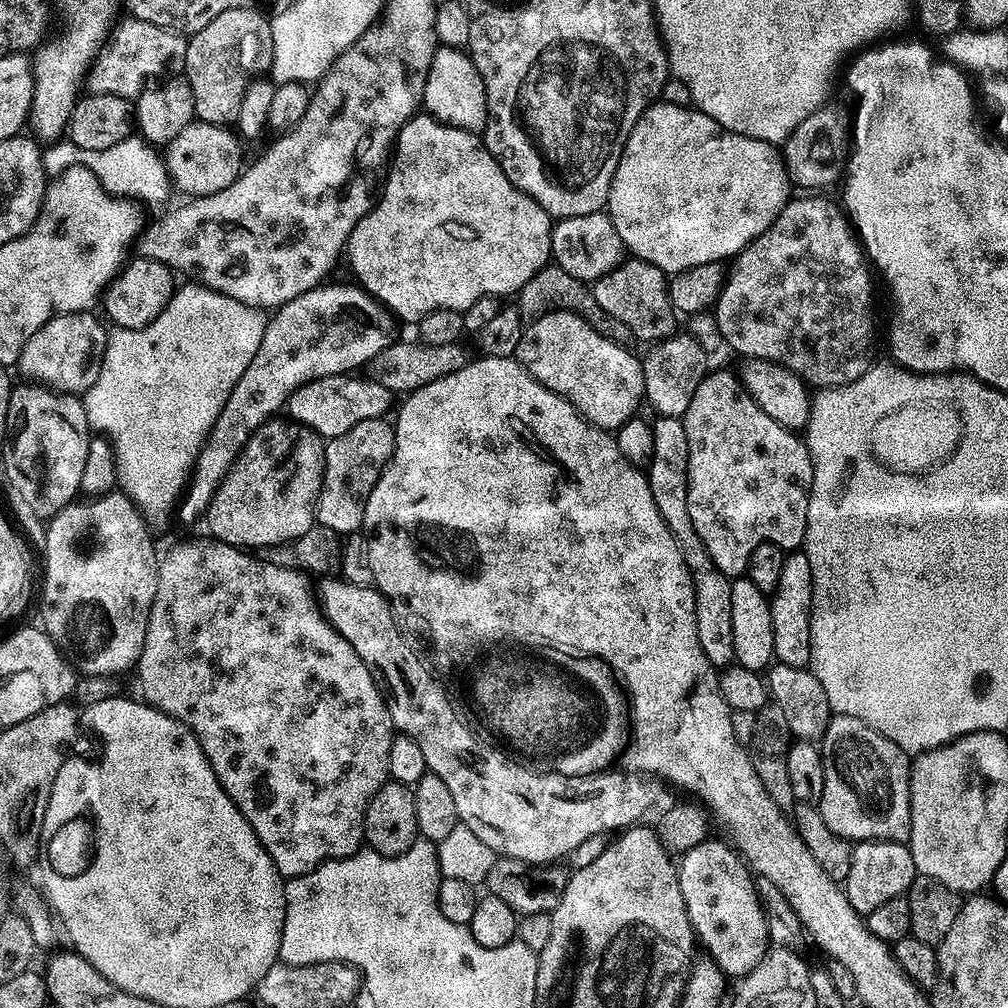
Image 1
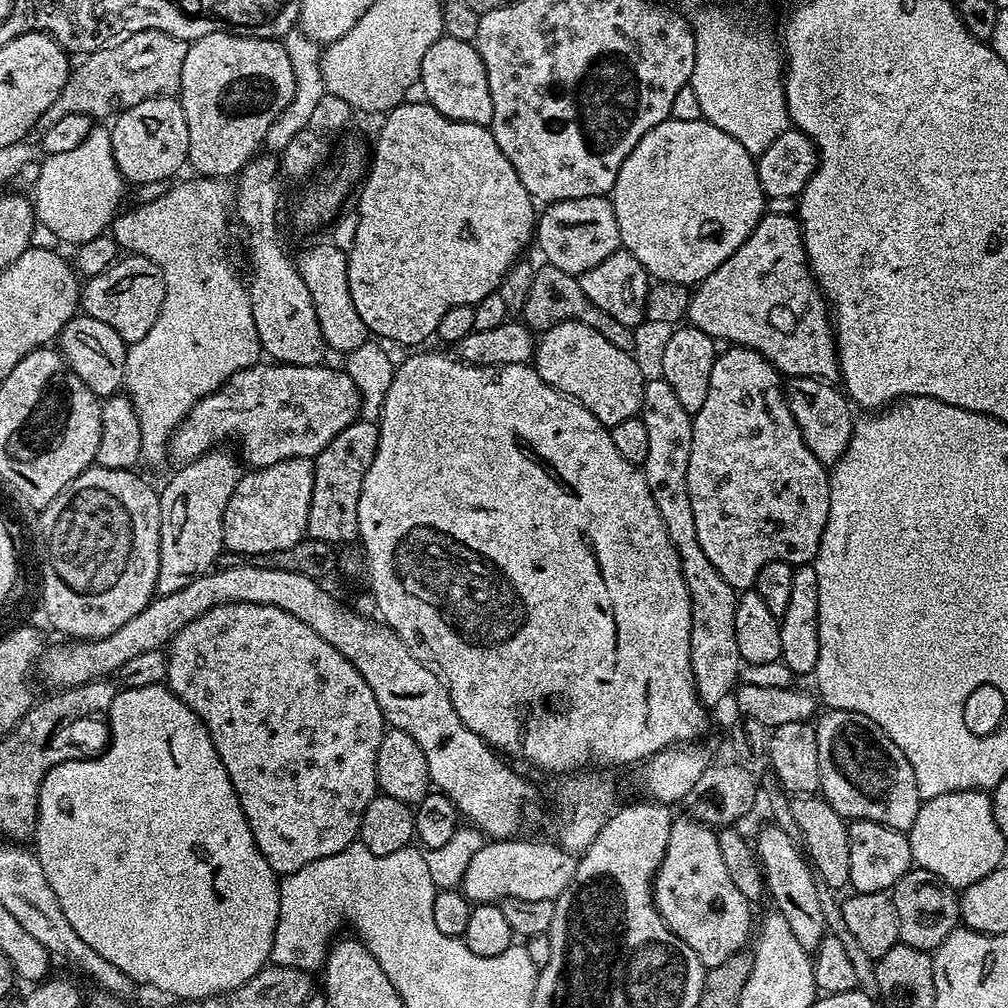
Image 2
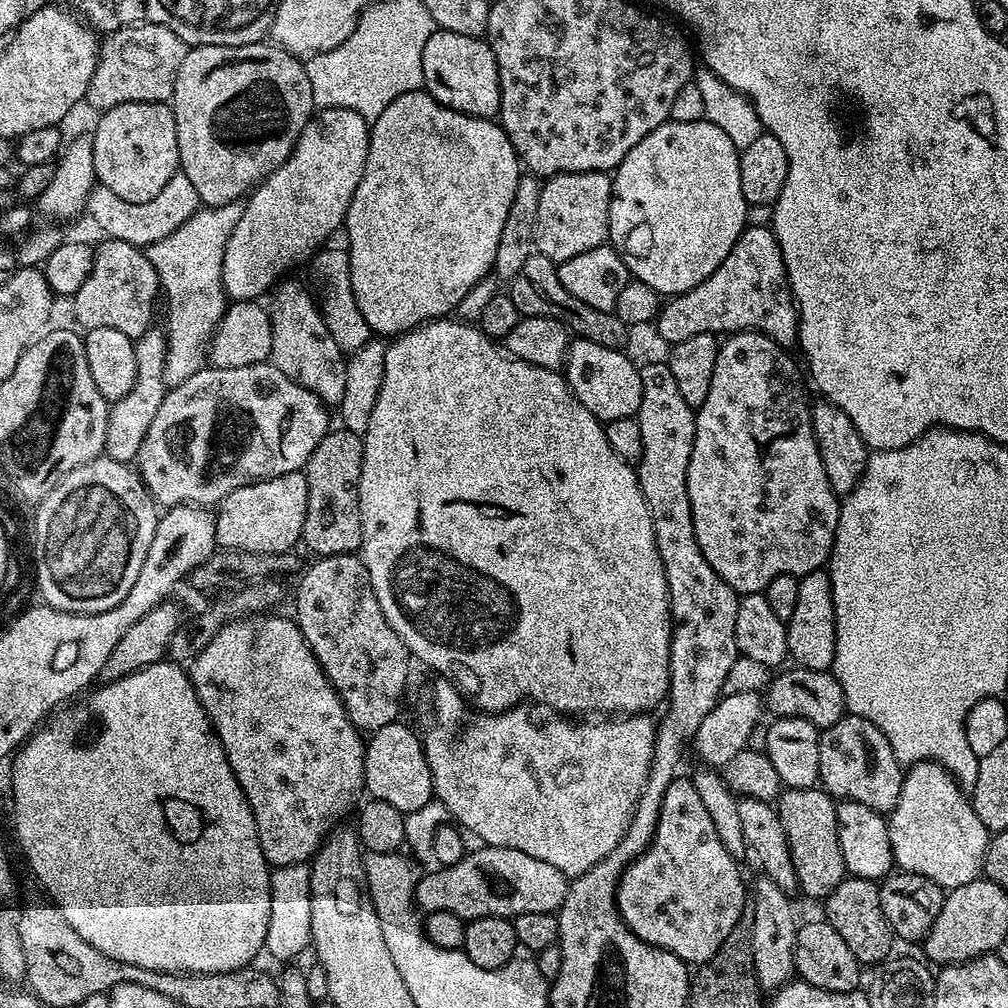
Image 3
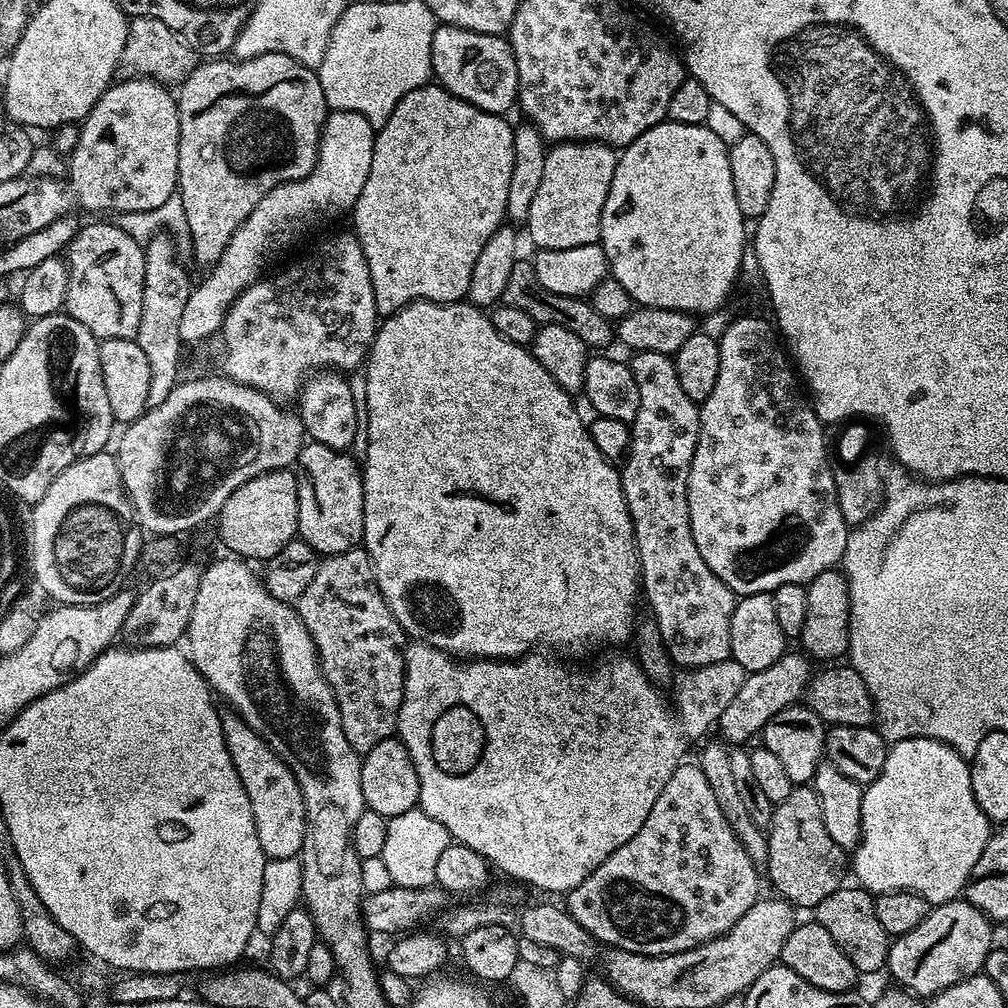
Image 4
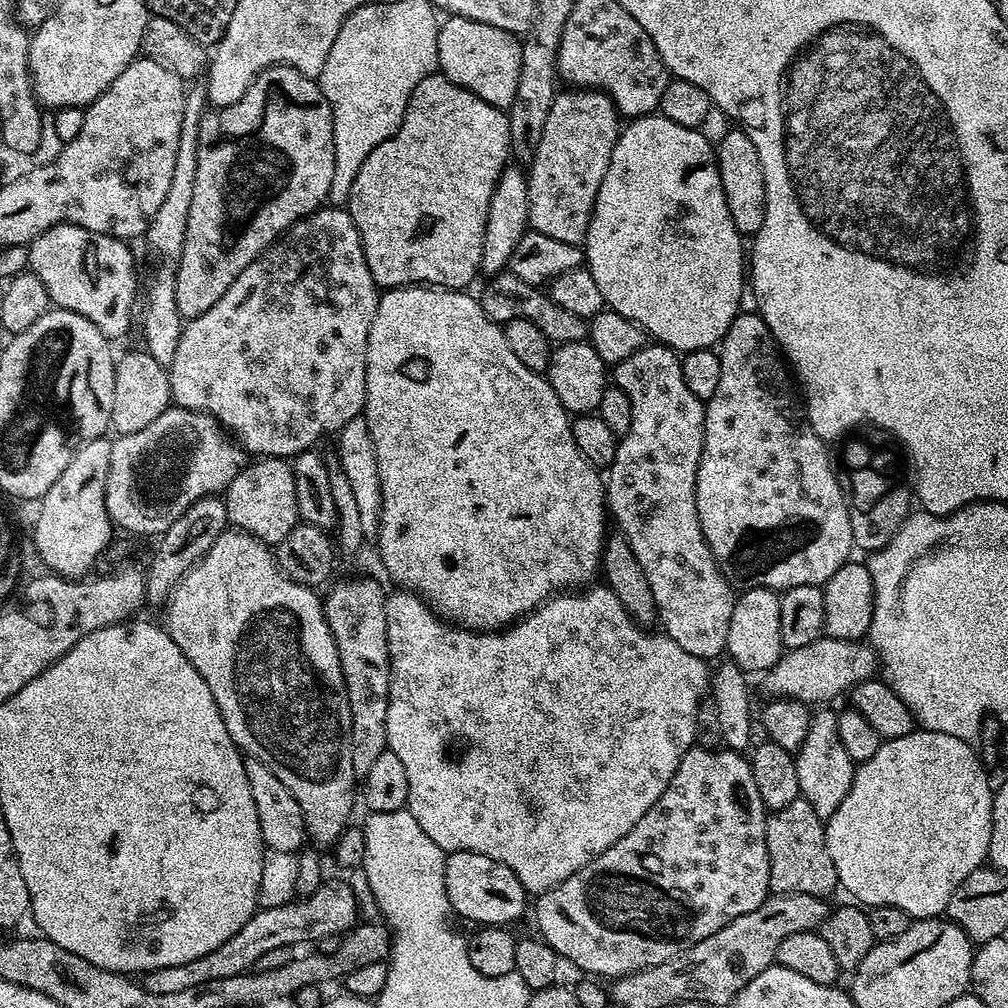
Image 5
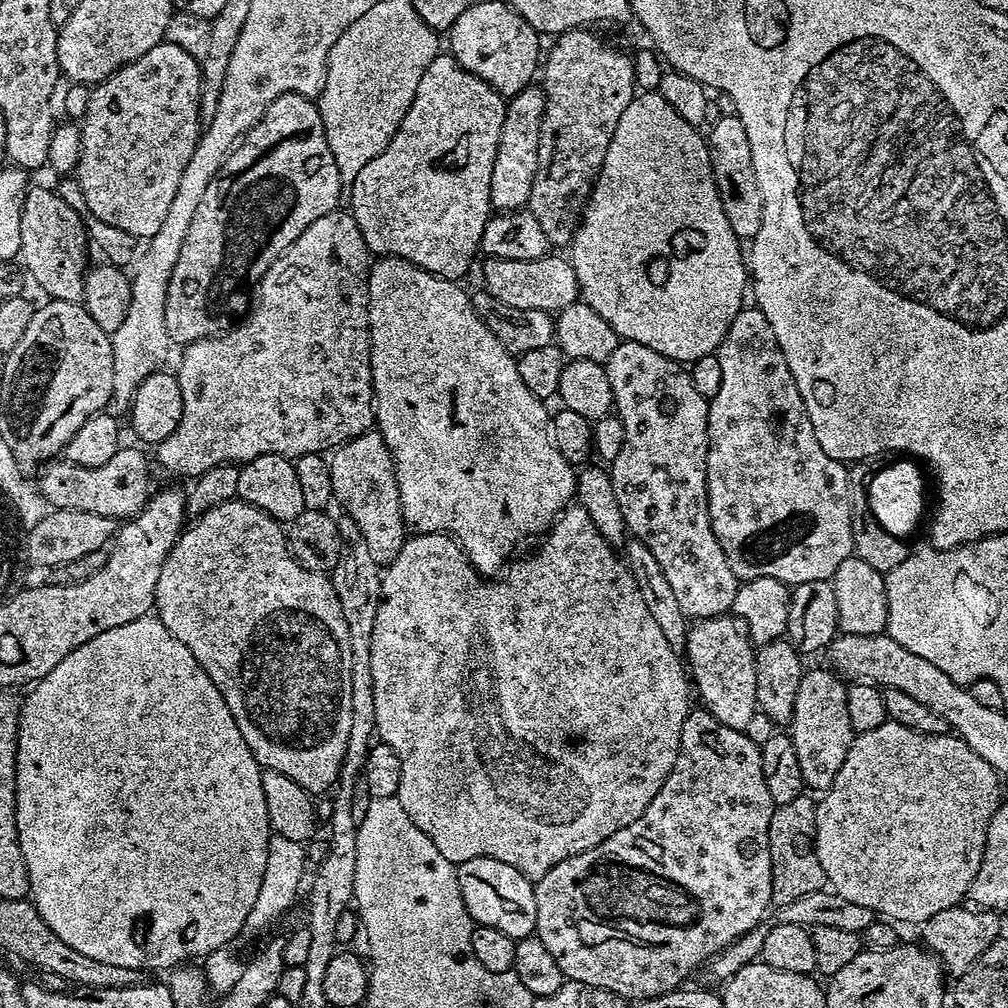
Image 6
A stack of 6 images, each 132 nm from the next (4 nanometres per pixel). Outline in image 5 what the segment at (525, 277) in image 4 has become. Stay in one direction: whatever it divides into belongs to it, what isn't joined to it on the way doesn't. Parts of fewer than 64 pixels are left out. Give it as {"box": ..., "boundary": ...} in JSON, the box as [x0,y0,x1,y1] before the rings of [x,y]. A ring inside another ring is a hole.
{"box":[478,270,589,344],"boundary":[[[510,270],[497,272],[487,283],[488,285],[478,292],[478,299],[484,313],[496,324],[503,326],[514,318],[526,318],[534,322],[534,326],[538,326],[538,330],[542,330],[542,334],[546,334],[546,338],[556,344],[587,341],[589,321],[558,306],[558,302],[554,302],[551,295],[537,285],[522,282],[522,278],[518,278]]]}

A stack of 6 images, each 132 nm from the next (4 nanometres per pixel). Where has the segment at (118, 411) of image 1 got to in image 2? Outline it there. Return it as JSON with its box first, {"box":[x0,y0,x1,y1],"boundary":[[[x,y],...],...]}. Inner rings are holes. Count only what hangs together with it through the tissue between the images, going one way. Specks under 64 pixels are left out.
{"box":[110,178,262,464],"boundary":[[[224,178],[195,179],[196,180],[184,180],[181,184],[173,183],[171,187],[167,189],[167,192],[162,194],[161,197],[154,199],[154,201],[137,203],[134,207],[136,209],[134,209],[133,212],[121,211],[110,225],[110,234],[116,239],[116,243],[120,245],[125,253],[144,256],[148,260],[153,260],[153,262],[159,266],[160,272],[164,275],[164,301],[162,302],[162,310],[158,314],[158,322],[154,322],[154,326],[150,326],[149,332],[146,333],[146,338],[142,338],[138,342],[128,345],[124,381],[122,383],[123,391],[126,393],[128,399],[132,401],[134,410],[138,414],[138,426],[142,430],[141,457],[143,457],[145,461],[149,460],[152,464],[160,464],[163,460],[166,460],[168,456],[168,441],[172,439],[172,433],[175,432],[176,427],[183,422],[188,411],[190,411],[199,400],[206,398],[211,392],[221,388],[221,386],[223,386],[223,384],[238,370],[248,368],[250,365],[257,363],[262,356],[258,330],[254,326],[254,314],[250,306],[248,289],[245,281],[242,282],[236,277],[236,272],[228,265],[228,256],[224,253],[224,239],[228,236],[228,216],[230,220],[229,205],[231,205],[234,200],[233,185],[228,185],[231,183]]]}

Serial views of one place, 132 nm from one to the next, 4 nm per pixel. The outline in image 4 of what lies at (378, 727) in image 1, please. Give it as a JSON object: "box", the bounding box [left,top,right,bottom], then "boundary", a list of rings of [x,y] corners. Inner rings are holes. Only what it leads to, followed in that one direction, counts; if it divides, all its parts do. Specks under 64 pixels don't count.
{"box":[220,710,308,860],"boundary":[[[228,710],[220,717],[222,722],[222,734],[226,738],[226,750],[230,750],[230,762],[234,762],[234,770],[238,770],[238,778],[242,778],[242,786],[246,786],[246,798],[250,798],[250,810],[254,810],[254,830],[258,830],[258,842],[262,845],[265,857],[268,860],[286,858],[287,860],[299,857],[300,848],[304,845],[304,835],[308,819],[304,809],[304,795],[294,778],[294,774],[288,769],[282,757],[262,739],[241,716]]]}

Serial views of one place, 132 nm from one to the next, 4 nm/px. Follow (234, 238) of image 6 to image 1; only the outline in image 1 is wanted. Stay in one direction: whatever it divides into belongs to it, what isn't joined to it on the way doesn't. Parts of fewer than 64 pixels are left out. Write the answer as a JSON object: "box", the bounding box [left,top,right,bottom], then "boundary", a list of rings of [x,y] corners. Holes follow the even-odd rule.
{"box":[182,8,272,126],"boundary":[[[231,8],[222,10],[218,18],[210,18],[202,30],[191,33],[182,72],[194,94],[197,121],[221,126],[235,125],[240,117],[245,90],[258,74],[267,73],[272,66],[269,21],[263,11],[255,8]]]}

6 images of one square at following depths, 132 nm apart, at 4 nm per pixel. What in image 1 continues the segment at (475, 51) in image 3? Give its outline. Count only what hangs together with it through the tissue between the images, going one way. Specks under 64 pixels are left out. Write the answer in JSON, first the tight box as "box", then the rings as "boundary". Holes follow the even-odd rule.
{"box":[423,47,488,133],"boundary":[[[437,47],[426,74],[423,107],[434,119],[467,132],[483,133],[488,124],[488,99],[482,74],[474,66],[467,51],[459,48]]]}

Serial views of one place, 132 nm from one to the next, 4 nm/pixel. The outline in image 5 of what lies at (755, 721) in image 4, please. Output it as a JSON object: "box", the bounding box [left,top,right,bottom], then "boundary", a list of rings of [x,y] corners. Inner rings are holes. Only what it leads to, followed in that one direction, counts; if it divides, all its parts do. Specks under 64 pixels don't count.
{"box":[763,635,878,706],"boundary":[[[823,635],[810,642],[810,646],[790,648],[772,667],[771,672],[763,673],[765,697],[801,700],[809,706],[824,706],[835,696],[851,693],[857,684],[873,679],[878,672],[876,651],[872,645],[858,640],[835,640]]]}

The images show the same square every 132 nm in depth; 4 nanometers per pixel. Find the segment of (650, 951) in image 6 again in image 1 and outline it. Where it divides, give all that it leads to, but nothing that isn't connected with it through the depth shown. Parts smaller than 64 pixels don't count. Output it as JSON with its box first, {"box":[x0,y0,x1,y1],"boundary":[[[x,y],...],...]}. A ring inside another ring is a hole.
{"box":[678,838,770,978],"boundary":[[[709,838],[689,852],[683,853],[678,860],[678,875],[684,905],[688,911],[688,923],[693,933],[708,947],[707,955],[724,973],[725,977],[743,978],[762,962],[770,949],[768,919],[764,916],[764,905],[756,894],[753,873],[747,863],[727,843]]]}

